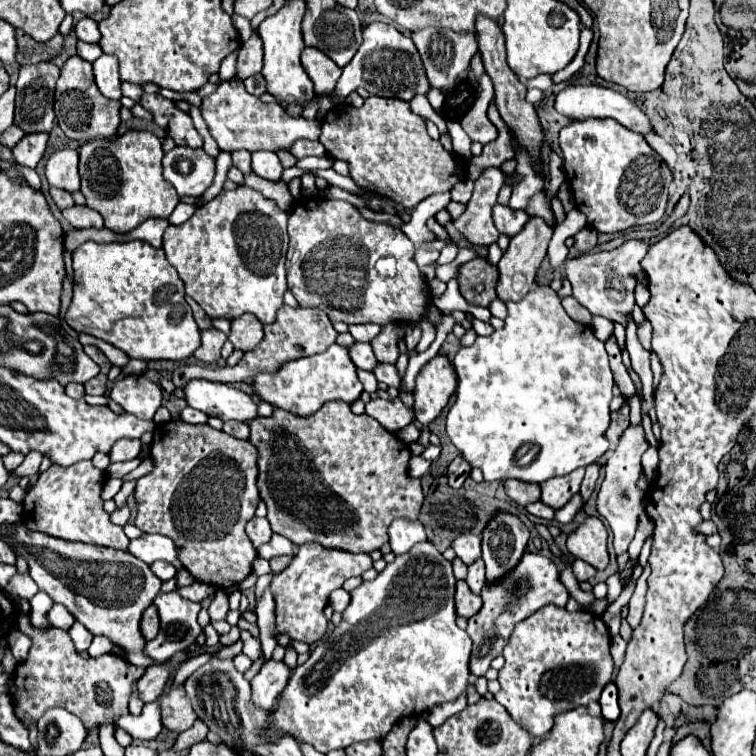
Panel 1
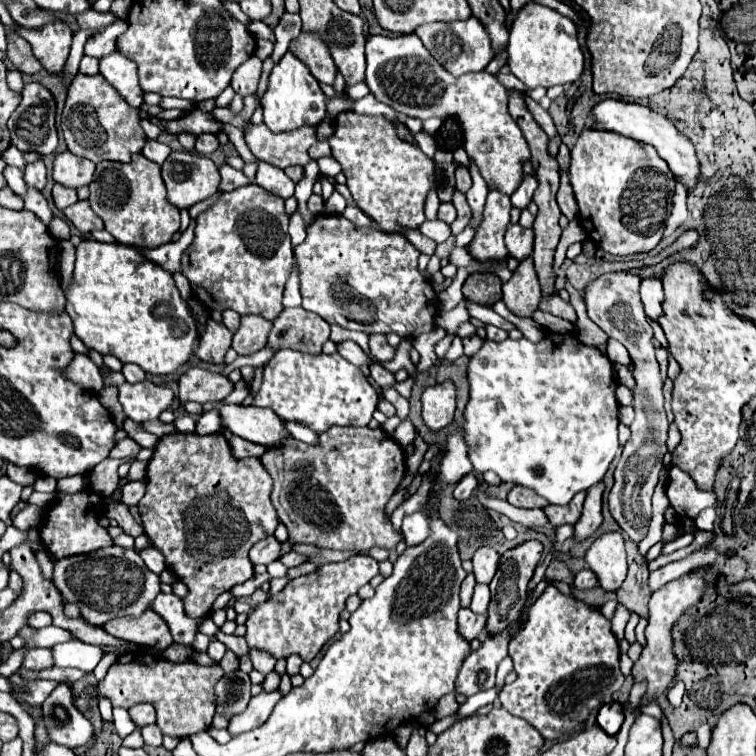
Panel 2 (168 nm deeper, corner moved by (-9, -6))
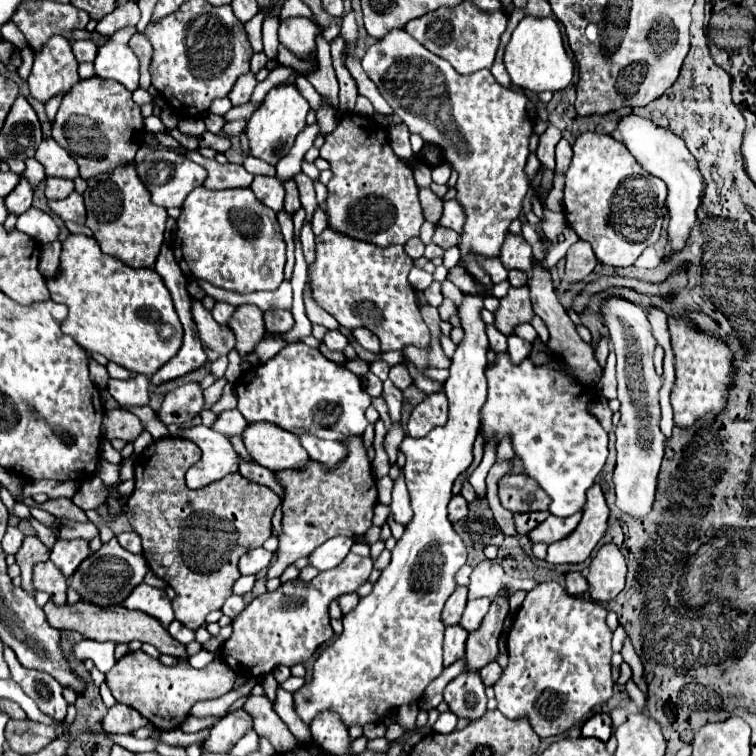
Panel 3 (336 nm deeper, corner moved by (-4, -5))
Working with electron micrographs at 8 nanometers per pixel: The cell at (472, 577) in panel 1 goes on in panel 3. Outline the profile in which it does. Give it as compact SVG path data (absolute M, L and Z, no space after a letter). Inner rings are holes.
M486 597L476 599L476 601L468 601L466 611L464 611L462 619L460 619L460 627L462 627L462 629L466 629L468 633L472 633L472 631L480 629L482 621L484 621L484 615L488 613L490 603L492 603L492 601L490 601L490 599L486 599Z

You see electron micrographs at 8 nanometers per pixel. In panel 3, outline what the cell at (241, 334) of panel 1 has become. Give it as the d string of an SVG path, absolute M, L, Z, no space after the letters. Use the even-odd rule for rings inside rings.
M240 305L240 307L236 307L236 311L228 323L228 327L236 335L236 349L240 351L244 371L250 369L250 365L246 363L246 355L260 343L260 339L266 333L262 315L264 313L256 305Z

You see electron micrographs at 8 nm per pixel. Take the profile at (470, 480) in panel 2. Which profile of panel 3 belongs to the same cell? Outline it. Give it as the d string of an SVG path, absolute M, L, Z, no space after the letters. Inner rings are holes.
M454 495L450 499L450 505L448 505L448 513L450 513L450 521L456 523L456 521L462 521L466 515L468 515L468 503L462 495Z

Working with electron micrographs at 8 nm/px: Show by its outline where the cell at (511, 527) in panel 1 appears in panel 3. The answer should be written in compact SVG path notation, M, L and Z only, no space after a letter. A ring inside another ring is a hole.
M500 591L492 601L488 615L484 617L484 625L476 633L468 635L464 655L468 671L480 671L484 665L488 665L498 657L498 637L502 633L502 625L508 615L510 615L508 595Z

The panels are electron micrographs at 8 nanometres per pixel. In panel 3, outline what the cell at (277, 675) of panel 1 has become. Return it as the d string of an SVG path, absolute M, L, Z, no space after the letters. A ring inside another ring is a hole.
M236 709L210 729L210 737L204 741L202 749L206 753L228 753L248 729L252 729L252 719L248 713L242 713L242 709Z

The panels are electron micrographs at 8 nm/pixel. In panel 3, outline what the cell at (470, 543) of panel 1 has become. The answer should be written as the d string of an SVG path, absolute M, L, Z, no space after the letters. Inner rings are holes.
M484 559L472 573L468 585L468 599L494 597L504 587L504 569L496 561Z

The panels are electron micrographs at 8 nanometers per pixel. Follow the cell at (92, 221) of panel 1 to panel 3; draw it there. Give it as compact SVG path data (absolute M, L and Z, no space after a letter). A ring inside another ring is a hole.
M72 191L66 199L60 201L48 201L50 209L62 219L62 221L74 221L74 223L84 223L86 221L86 209L84 209L84 201L82 195Z

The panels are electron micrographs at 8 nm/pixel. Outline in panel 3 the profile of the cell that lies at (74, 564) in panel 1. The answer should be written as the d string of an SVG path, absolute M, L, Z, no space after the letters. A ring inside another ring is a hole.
M112 537L96 553L92 553L80 565L80 569L76 569L76 573L70 577L70 585L82 595L84 601L92 601L94 605L108 607L108 605L120 605L120 601L128 597L128 593L132 593L132 589L144 581L146 573L148 573L148 565L144 557L128 553L126 549L120 547L118 539Z

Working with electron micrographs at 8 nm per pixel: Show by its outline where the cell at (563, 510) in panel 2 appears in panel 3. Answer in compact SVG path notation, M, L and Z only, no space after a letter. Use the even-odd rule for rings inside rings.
M576 515L576 517L568 517L568 519L558 519L558 517L548 517L544 523L540 523L536 529L532 529L528 533L530 541L532 543L546 543L546 545L552 545L564 537L568 537L576 525L580 523L582 515Z

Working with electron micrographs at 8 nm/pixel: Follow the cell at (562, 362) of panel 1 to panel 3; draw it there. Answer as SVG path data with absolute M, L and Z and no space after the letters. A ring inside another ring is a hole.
M498 353L496 365L488 367L486 377L488 401L482 407L482 433L486 441L490 441L490 437L500 441L504 435L512 435L514 451L524 465L524 473L536 479L552 499L550 513L556 517L582 513L586 505L586 491L594 485L594 479L602 471L608 457L608 433L588 413L588 403L598 397L598 391L584 389L584 385L580 385L568 369L564 369L564 361L560 359L552 359L542 367L536 367L530 359L524 359L520 365L512 365L508 353Z

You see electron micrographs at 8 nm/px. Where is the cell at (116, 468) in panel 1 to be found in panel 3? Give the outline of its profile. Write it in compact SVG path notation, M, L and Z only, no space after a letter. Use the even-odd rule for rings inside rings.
M108 439L102 441L102 445L100 445L100 455L102 455L102 459L106 459L106 461L110 461L110 463L116 463L116 465L122 461L122 455L110 445Z

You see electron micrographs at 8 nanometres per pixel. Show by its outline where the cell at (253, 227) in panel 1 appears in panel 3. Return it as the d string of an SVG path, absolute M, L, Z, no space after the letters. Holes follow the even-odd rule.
M198 187L186 197L176 223L178 231L172 251L184 273L188 267L196 279L236 293L274 291L282 283L286 243L276 213L260 205L250 189L210 191Z

